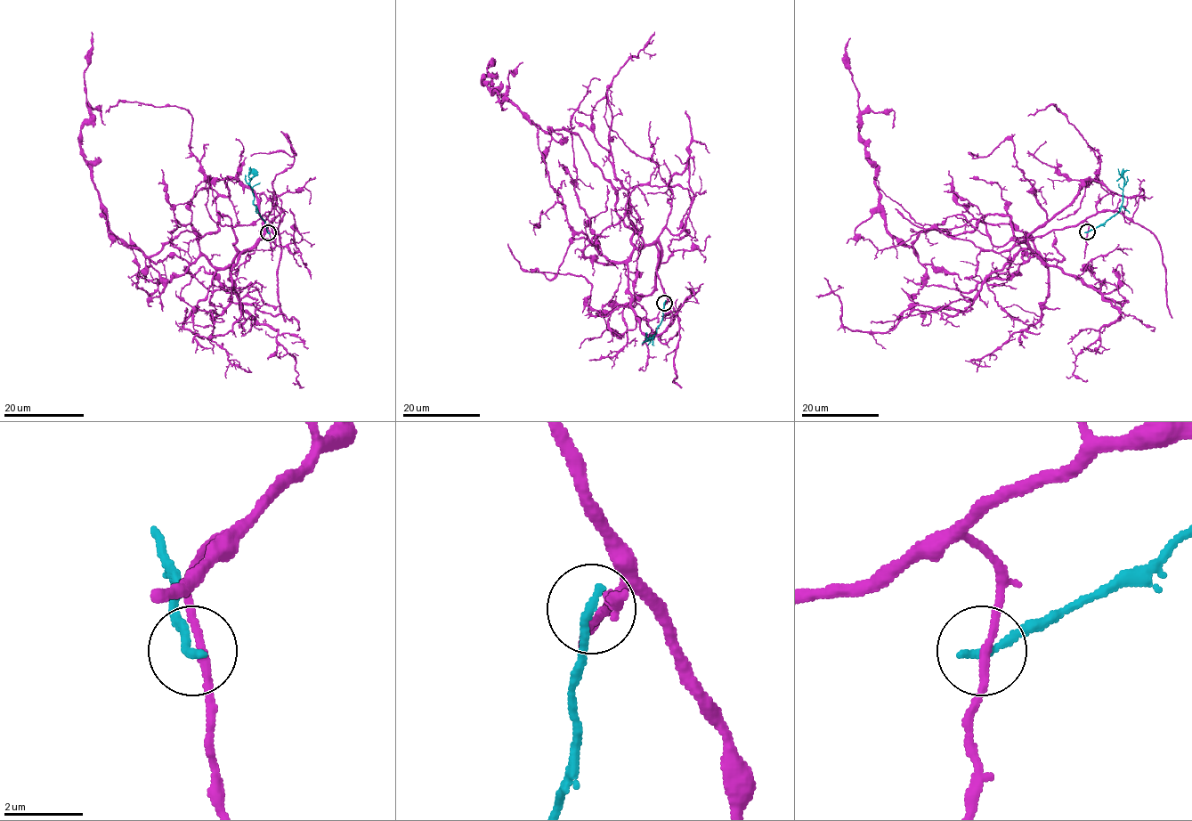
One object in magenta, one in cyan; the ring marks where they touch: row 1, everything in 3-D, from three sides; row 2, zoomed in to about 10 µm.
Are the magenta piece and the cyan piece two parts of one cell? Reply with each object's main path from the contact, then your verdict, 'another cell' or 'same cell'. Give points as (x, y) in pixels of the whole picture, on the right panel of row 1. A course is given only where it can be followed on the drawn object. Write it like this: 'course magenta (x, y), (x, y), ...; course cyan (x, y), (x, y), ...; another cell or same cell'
course magenta (1086, 232), (1032, 250), (985, 215), (923, 230), (916, 255), (897, 240), (850, 38); course cyan (1086, 232), (1103, 224), (1119, 210), (1124, 178), (1122, 174), (1116, 181); another cell

